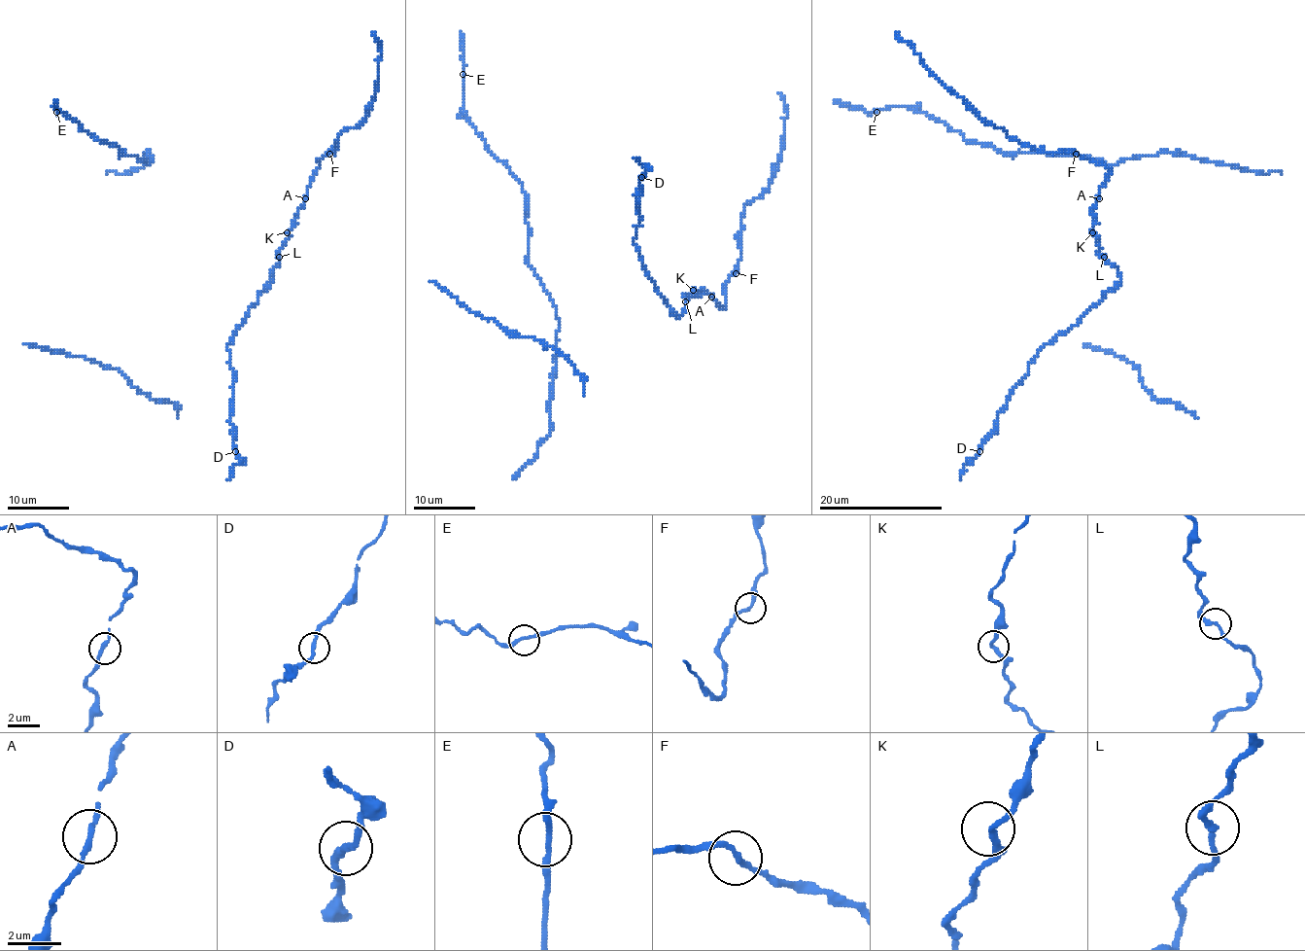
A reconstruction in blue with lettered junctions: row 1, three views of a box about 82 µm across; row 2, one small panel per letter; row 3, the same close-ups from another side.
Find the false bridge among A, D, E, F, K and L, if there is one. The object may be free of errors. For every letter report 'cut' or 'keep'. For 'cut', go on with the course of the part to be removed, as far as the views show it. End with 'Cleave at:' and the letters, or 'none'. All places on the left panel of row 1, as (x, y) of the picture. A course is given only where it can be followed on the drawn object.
A: keep
D: keep
E: keep
F: keep
K: keep
L: keep
Cleave at: none

